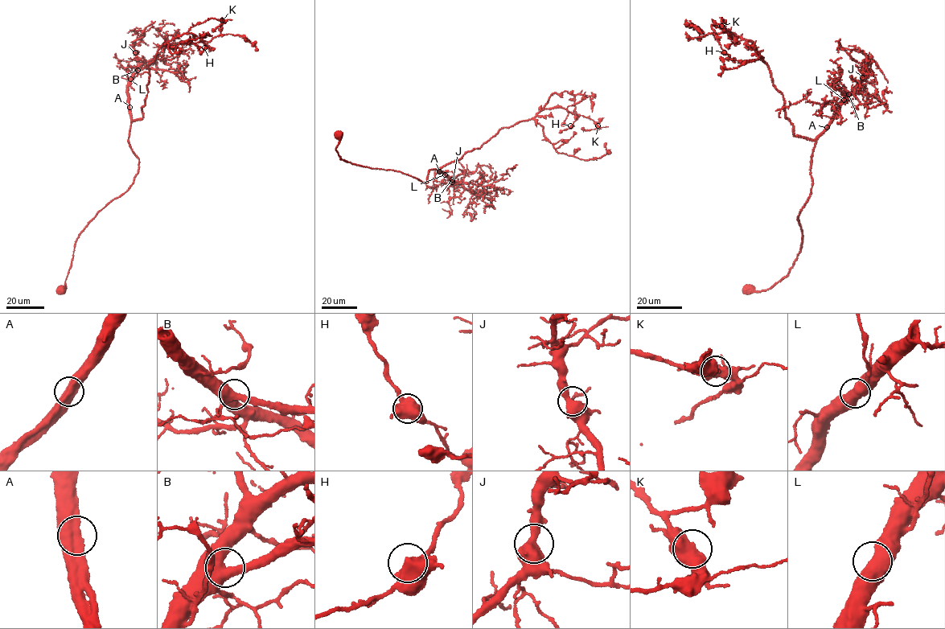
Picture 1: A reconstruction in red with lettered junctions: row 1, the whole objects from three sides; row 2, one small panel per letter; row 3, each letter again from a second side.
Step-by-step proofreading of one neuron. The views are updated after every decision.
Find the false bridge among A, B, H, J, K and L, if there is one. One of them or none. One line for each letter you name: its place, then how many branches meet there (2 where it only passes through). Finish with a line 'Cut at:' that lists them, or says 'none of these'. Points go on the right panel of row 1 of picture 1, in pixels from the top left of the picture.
Cut at: none of these

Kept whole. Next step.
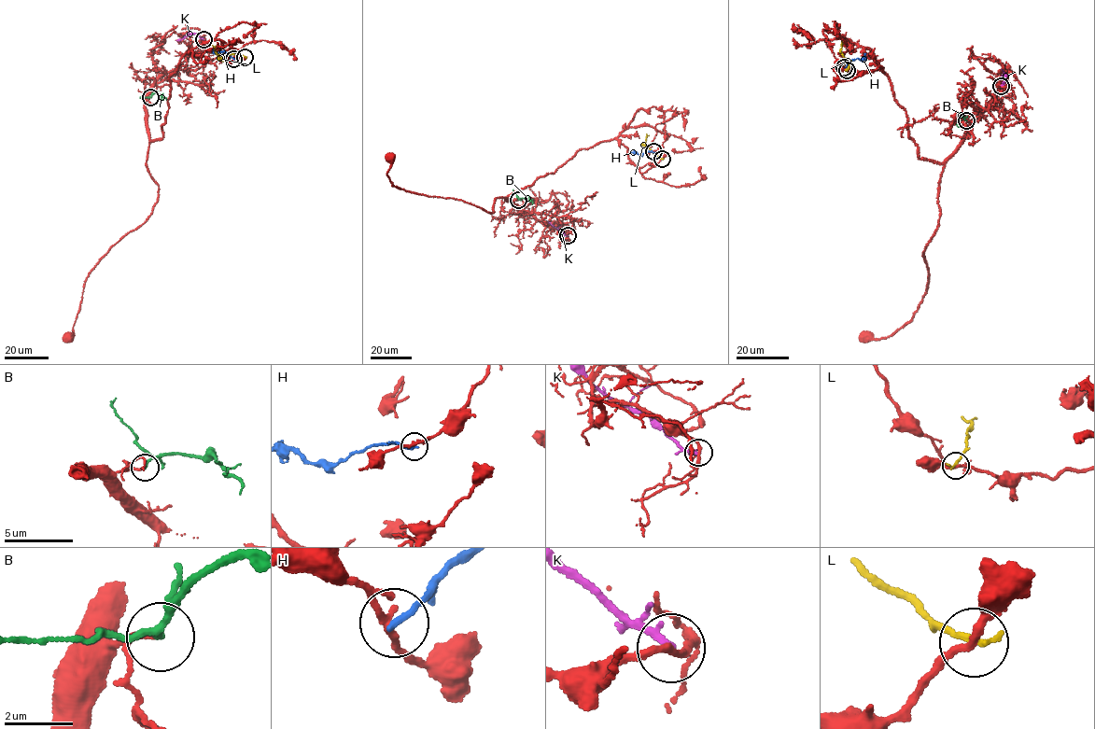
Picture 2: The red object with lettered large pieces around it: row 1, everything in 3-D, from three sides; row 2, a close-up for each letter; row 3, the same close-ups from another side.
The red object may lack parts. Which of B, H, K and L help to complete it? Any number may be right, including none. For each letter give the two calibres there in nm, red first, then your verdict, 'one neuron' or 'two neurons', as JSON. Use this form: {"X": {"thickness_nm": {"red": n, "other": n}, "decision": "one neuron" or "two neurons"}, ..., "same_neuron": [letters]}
{"B": {"thickness_nm": {"red": 120, "other": 140}, "decision": "one neuron"}, "H": {"thickness_nm": {"red": 200, "other": 190}, "decision": "two neurons"}, "K": {"thickness_nm": {"red": 200, "other": 220}, "decision": "two neurons"}, "L": {"thickness_nm": {"red": 200, "other": 220}, "decision": "two neurons"}, "same_neuron": ["B"]}

